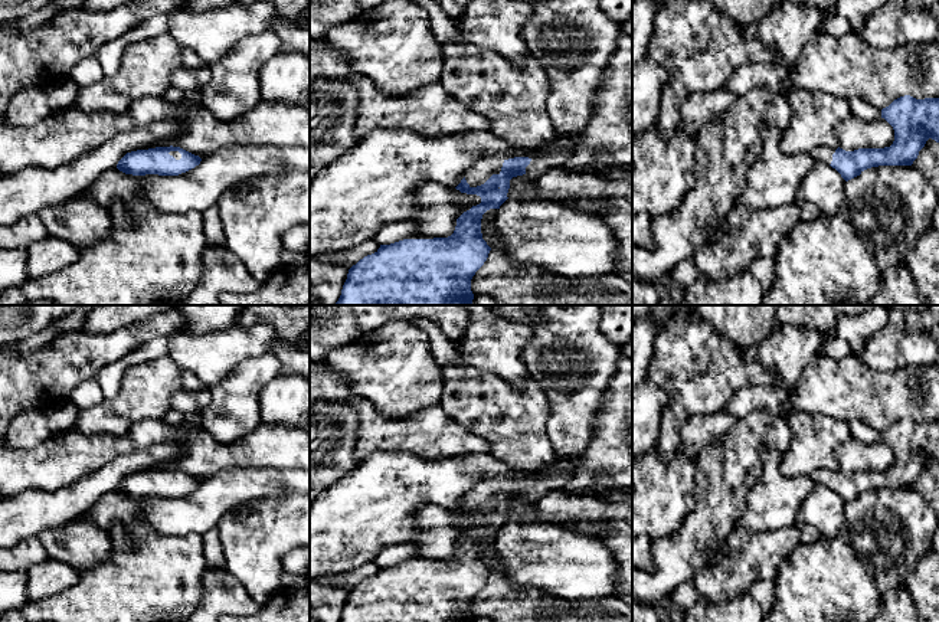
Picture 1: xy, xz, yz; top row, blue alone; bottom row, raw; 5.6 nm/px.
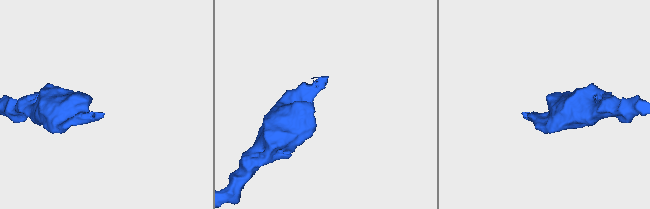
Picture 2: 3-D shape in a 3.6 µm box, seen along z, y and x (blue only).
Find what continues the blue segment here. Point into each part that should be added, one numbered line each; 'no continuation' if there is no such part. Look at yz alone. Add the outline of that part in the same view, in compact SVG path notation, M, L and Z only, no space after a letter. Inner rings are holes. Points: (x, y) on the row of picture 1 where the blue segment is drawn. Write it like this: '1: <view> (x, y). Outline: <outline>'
1: yz (821, 153). Outline: M819 145L815 150L811 151L811 156L815 161L822 161L827 164L831 164L832 161L832 154L835 153L837 148L830 148L825 145Z

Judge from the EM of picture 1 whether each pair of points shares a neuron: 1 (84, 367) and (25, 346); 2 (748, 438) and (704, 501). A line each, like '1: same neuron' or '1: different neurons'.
1: different neurons
2: same neuron

